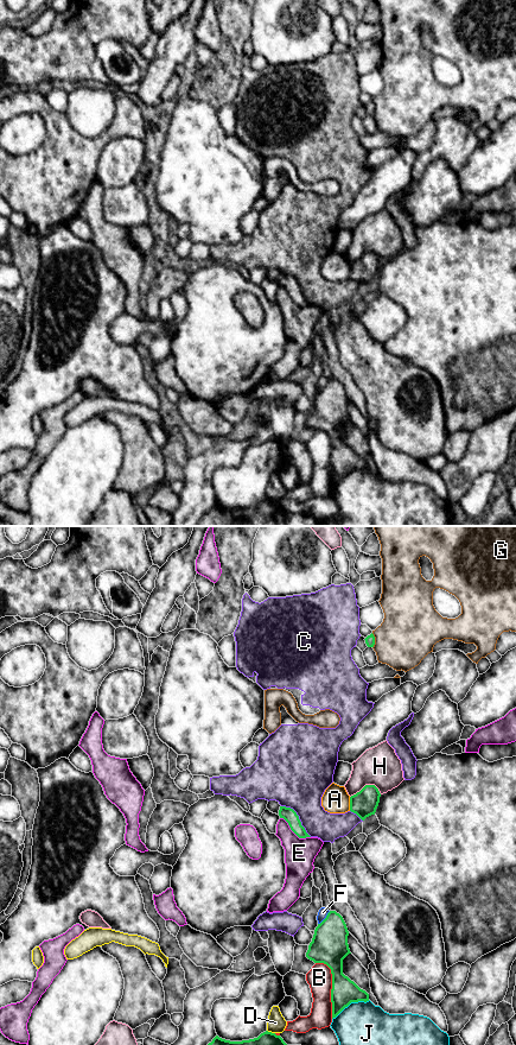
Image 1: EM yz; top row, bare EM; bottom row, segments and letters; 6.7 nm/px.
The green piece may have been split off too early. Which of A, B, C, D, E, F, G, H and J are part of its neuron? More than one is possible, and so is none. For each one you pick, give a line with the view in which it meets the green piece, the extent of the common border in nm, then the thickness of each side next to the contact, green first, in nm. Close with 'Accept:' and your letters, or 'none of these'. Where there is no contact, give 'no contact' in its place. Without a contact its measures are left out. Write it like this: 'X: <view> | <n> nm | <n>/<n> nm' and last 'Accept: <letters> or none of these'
Accept: none of these

